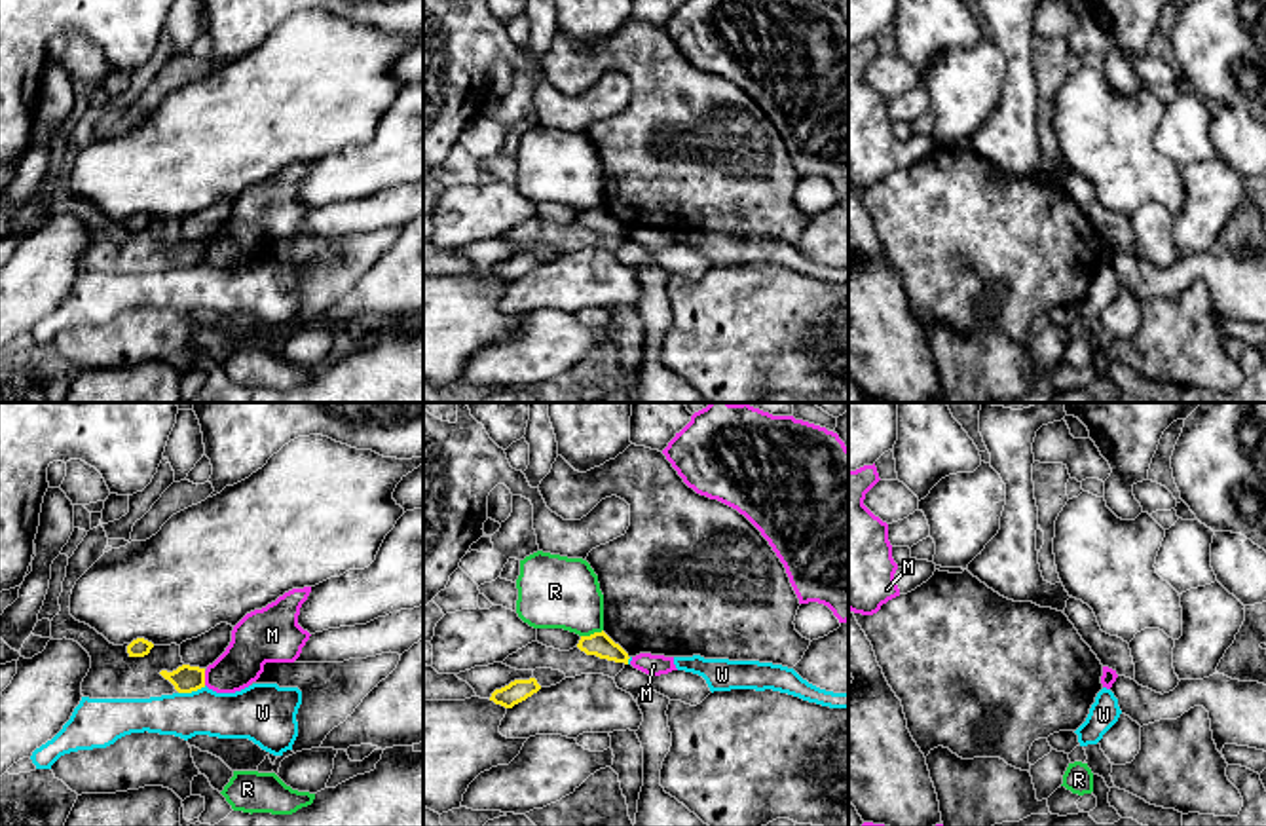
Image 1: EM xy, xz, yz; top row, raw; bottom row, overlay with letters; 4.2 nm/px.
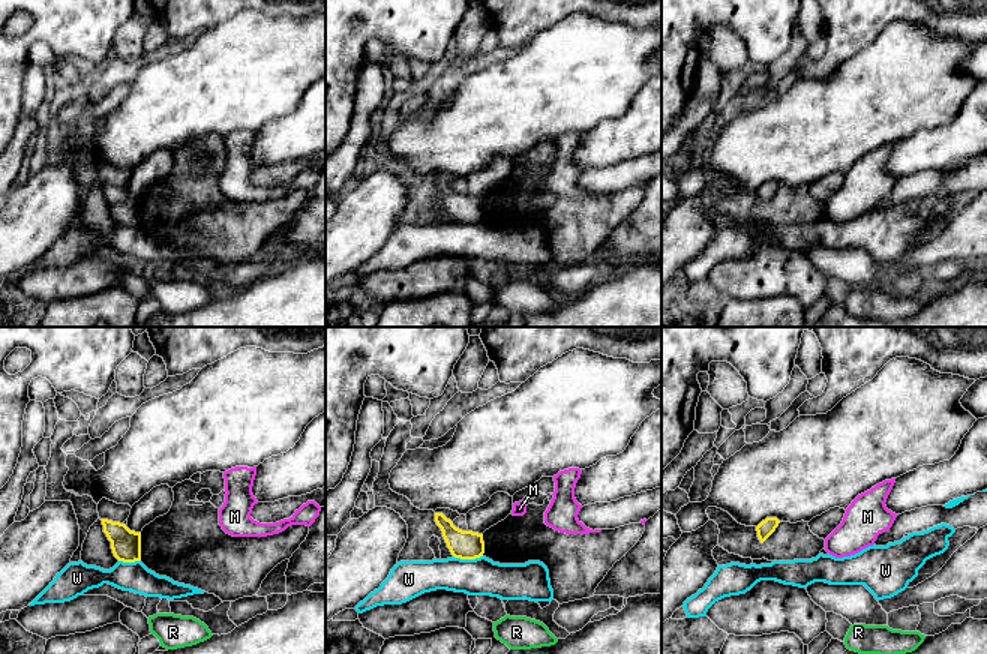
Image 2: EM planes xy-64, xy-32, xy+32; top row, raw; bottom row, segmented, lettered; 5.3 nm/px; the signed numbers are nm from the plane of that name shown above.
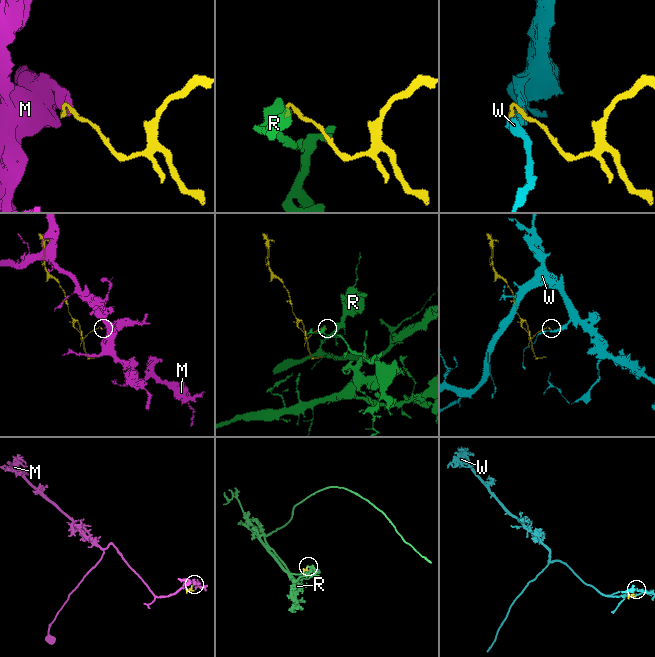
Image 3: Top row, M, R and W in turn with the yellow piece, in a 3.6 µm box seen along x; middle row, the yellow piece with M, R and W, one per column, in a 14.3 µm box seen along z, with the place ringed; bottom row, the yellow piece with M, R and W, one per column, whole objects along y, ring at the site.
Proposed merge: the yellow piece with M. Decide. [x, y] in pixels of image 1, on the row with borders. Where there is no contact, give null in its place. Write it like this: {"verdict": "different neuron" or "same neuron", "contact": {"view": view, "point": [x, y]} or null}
{"verdict": "different neuron", "contact": {"view": "xy", "point": [204, 678]}}

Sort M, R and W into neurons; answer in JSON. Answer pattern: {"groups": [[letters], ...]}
{"groups": [["M"], ["R"], ["W"]]}

